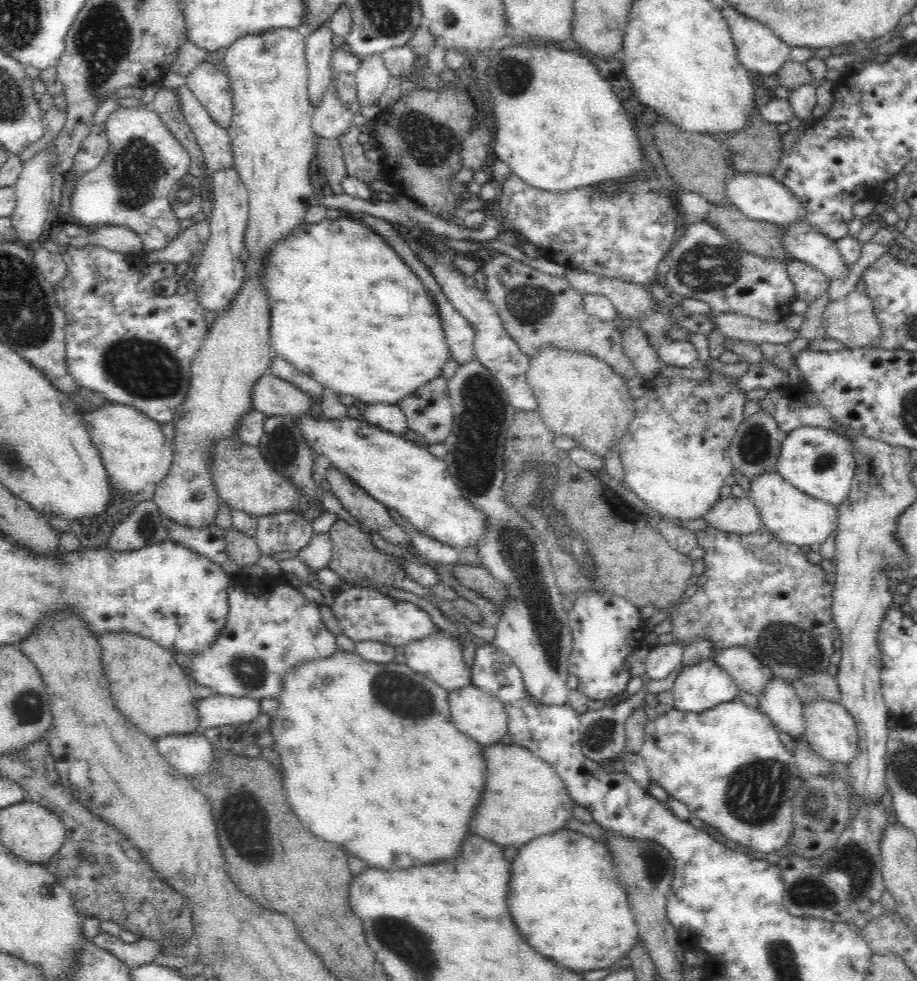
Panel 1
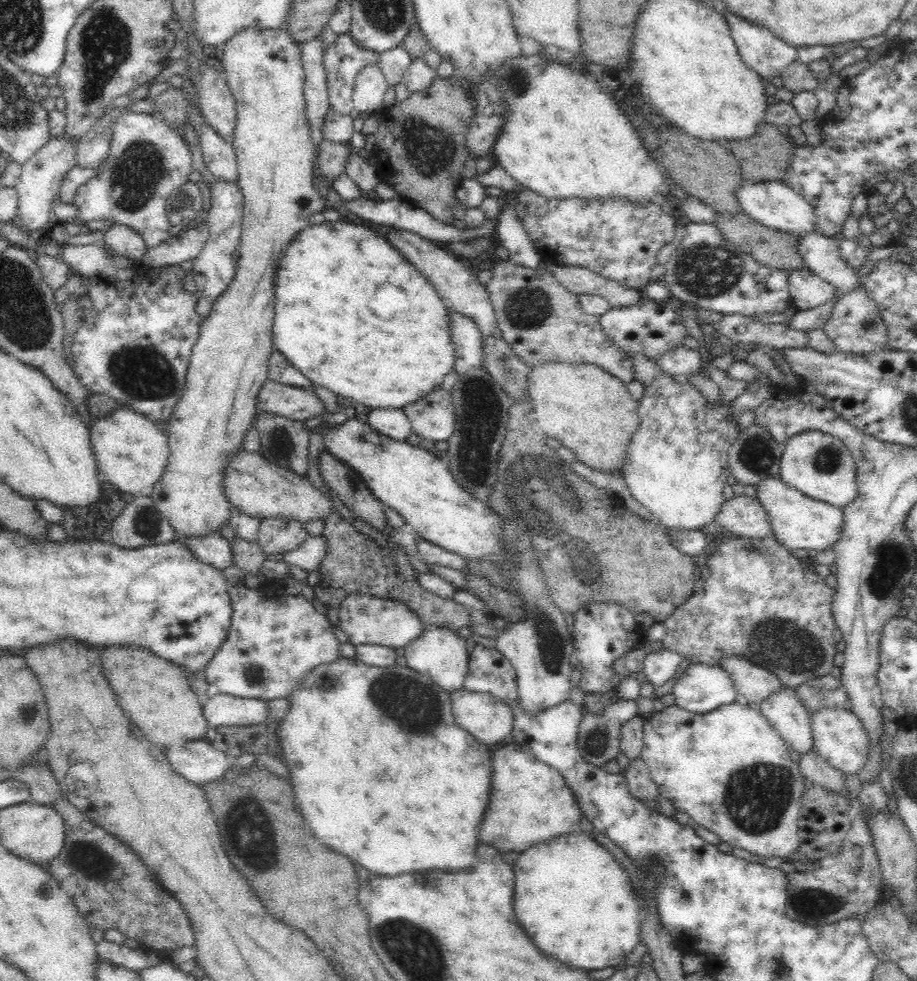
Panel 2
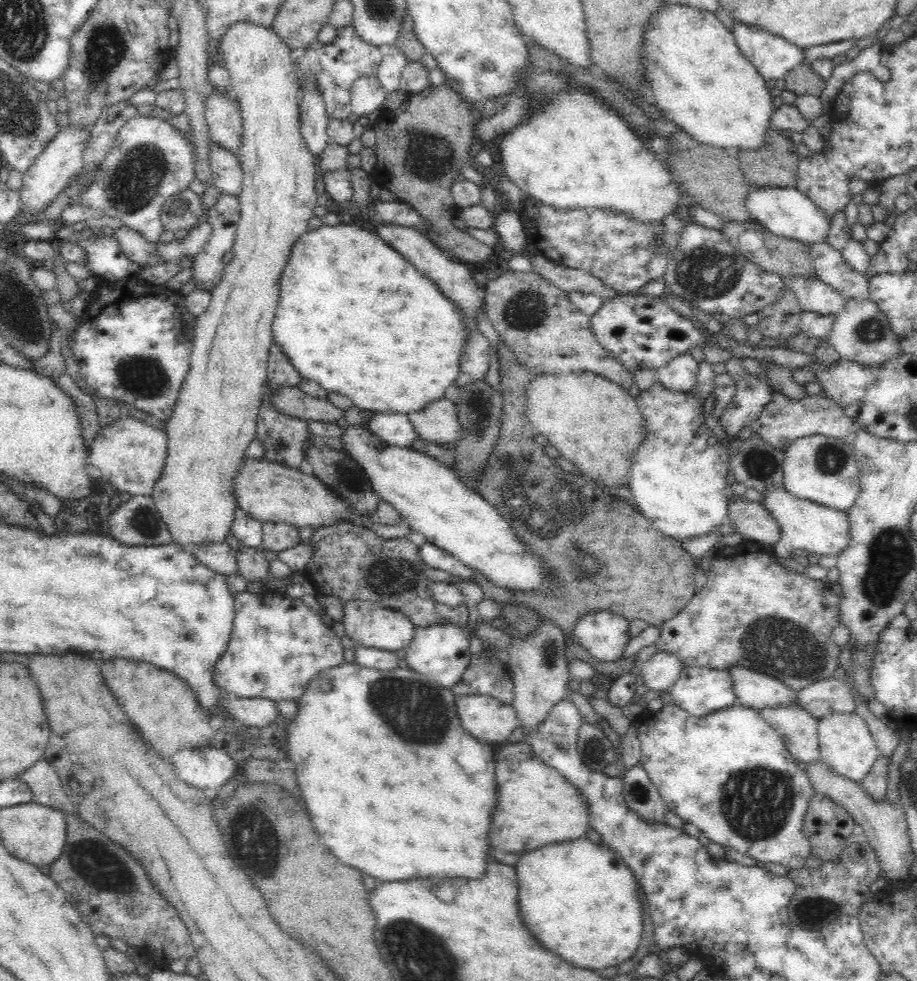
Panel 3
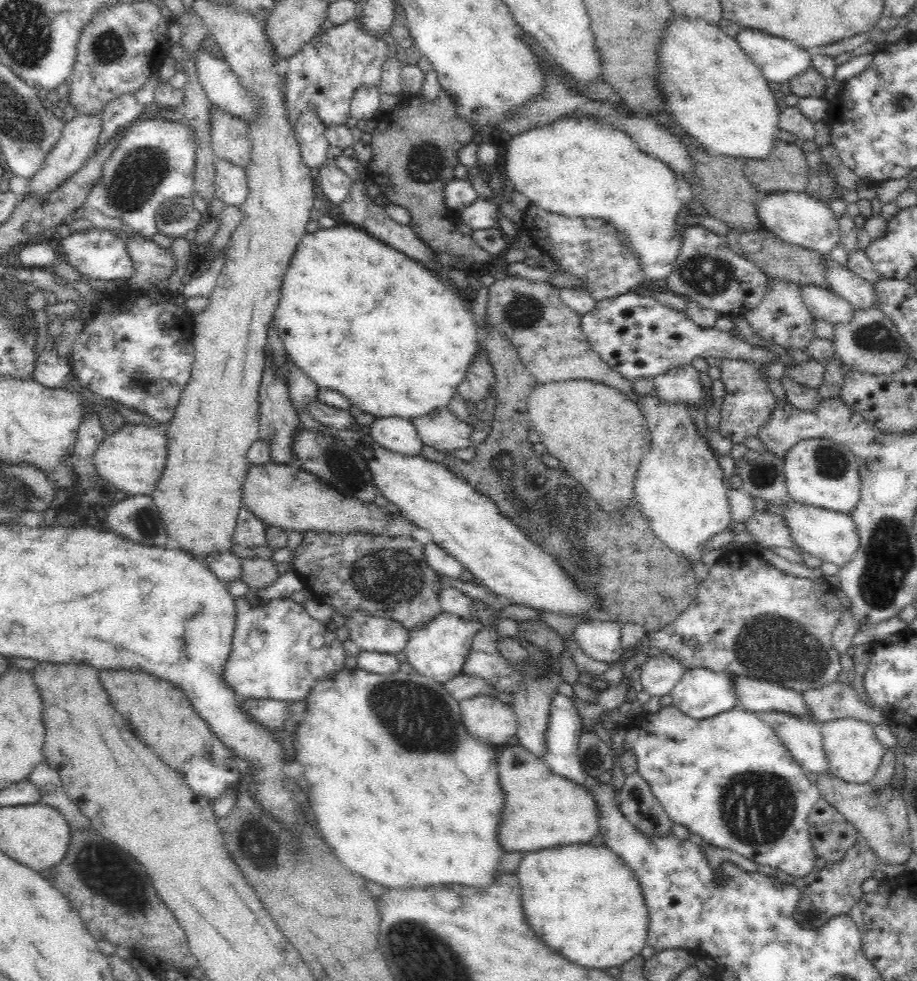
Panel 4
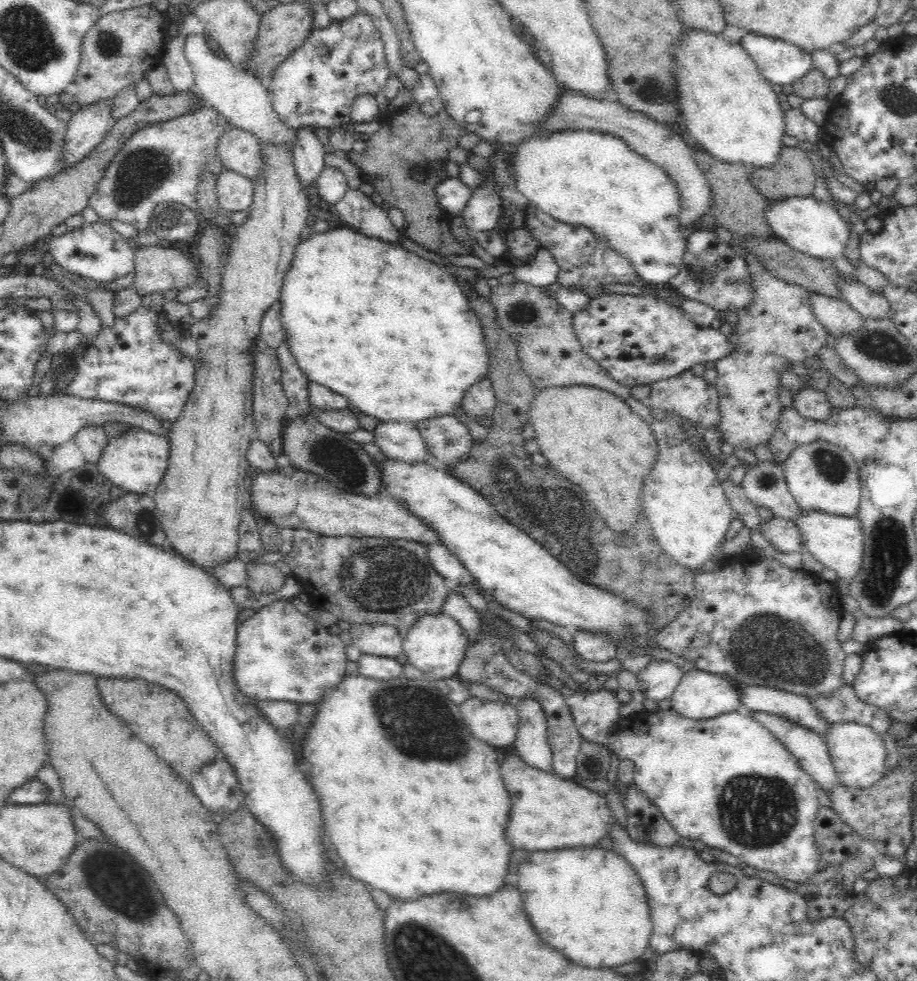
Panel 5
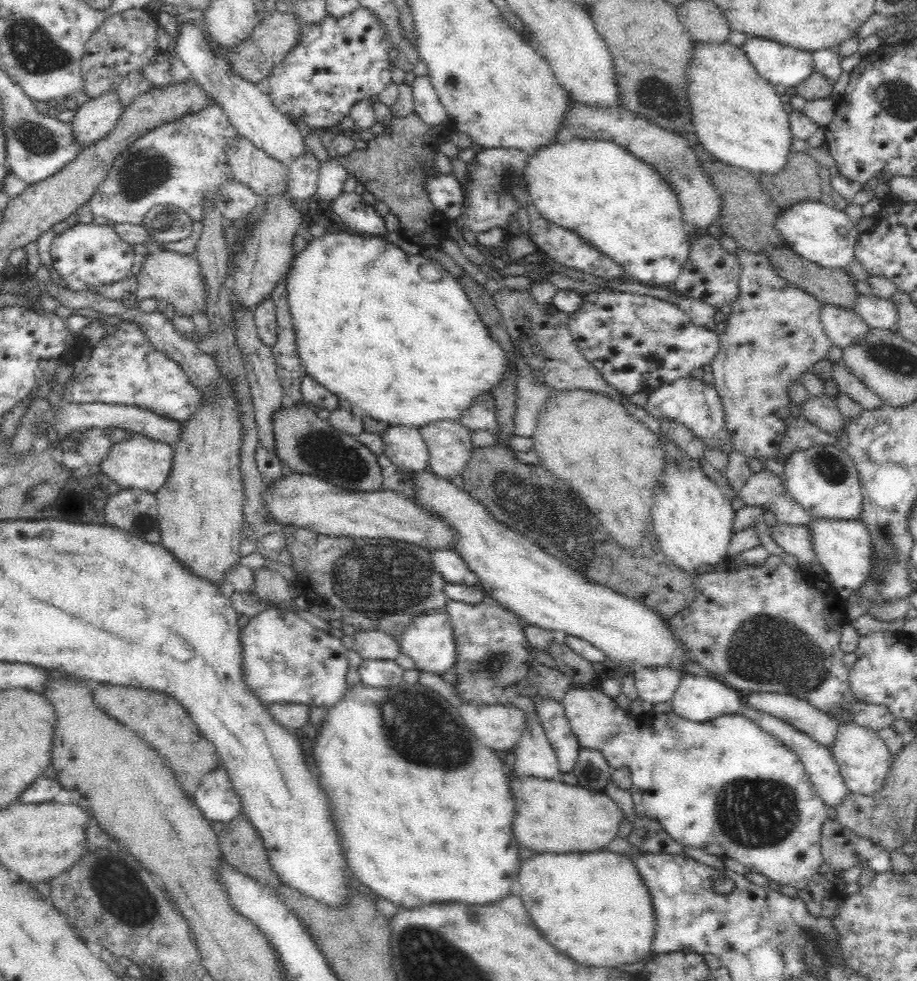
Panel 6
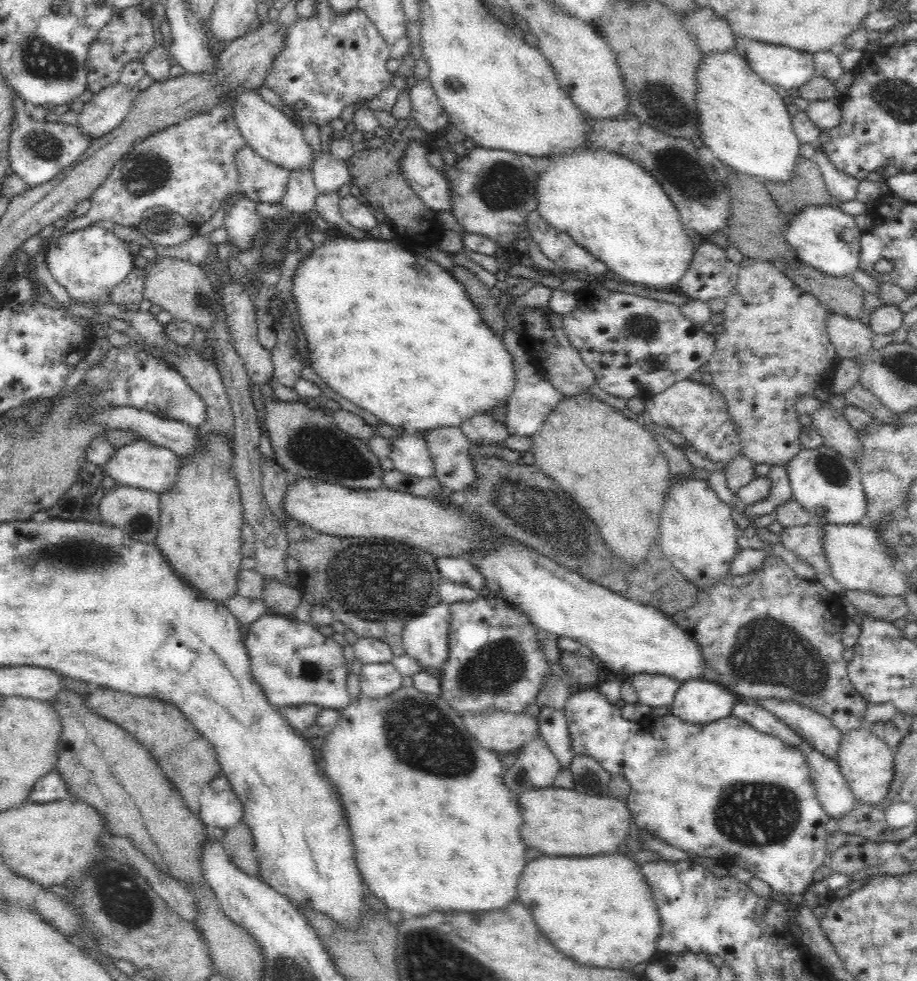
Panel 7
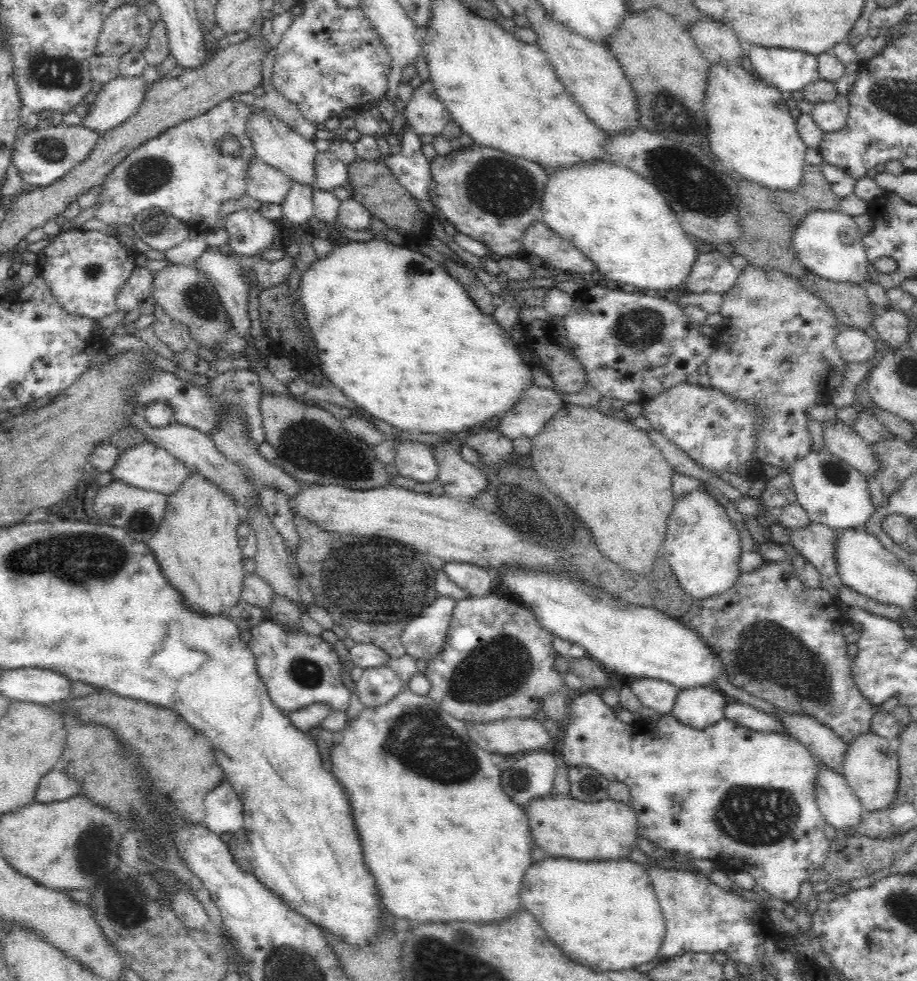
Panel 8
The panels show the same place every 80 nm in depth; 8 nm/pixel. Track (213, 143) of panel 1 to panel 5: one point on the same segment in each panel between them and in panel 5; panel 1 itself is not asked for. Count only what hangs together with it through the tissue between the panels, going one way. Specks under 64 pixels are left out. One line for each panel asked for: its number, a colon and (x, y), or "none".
2: (219, 156)
3: (227, 173)
4: (231, 184)
5: (234, 192)

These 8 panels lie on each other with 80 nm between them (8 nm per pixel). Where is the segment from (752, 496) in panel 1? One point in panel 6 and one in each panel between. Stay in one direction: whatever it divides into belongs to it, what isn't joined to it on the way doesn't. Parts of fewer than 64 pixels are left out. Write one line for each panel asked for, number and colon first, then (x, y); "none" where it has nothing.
2: (799, 522)
3: (805, 525)
4: (832, 536)
5: (838, 542)
6: (844, 548)

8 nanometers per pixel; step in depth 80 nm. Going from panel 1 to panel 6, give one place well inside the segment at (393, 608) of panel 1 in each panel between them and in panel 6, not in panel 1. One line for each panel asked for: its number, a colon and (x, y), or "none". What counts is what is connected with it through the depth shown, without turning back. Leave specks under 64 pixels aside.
2: (367, 620)
3: (369, 625)
4: (370, 633)
5: (383, 640)
6: (371, 645)

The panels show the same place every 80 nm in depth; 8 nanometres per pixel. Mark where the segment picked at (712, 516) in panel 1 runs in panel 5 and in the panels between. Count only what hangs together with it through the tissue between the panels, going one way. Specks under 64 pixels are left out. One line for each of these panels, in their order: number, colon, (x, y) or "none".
2: (743, 516)
3: (753, 520)
4: (770, 529)
5: (783, 534)

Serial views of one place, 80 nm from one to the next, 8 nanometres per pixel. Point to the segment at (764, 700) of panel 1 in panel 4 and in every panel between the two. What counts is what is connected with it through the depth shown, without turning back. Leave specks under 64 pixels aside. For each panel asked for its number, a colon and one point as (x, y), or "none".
2: (784, 711)
3: (797, 728)
4: (802, 737)

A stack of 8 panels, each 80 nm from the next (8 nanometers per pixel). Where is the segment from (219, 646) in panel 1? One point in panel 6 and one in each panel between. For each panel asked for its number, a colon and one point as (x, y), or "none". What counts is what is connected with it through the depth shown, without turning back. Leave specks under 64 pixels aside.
2: (273, 641)
3: (277, 645)
4: (278, 651)
5: (281, 654)
6: (285, 659)

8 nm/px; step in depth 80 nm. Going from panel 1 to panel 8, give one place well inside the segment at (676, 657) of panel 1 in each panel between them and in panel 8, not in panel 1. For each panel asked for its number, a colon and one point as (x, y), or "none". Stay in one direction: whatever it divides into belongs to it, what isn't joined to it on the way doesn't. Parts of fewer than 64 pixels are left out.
2: (658, 667)
3: (660, 671)
4: (659, 674)
5: (657, 681)
6: (654, 685)
7: (655, 691)
8: (660, 696)

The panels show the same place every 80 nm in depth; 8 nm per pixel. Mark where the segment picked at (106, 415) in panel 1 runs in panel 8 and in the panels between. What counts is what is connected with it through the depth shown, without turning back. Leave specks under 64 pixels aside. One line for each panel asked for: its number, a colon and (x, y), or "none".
2: (130, 452)
3: (131, 454)
4: (133, 458)
5: (137, 461)
6: (141, 463)
7: (141, 464)
8: (147, 466)

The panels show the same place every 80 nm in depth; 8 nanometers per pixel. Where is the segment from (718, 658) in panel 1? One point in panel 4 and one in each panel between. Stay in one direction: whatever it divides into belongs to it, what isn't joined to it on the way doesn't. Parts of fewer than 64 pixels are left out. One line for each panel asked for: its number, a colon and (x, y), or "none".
2: (753, 684)
3: (755, 690)
4: (757, 695)

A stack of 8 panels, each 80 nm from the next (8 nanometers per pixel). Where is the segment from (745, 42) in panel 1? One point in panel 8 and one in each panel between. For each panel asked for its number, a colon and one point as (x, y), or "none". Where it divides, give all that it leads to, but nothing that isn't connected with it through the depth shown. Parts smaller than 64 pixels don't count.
2: (761, 50)
3: (774, 57)
4: (779, 60)
5: (780, 62)
6: (780, 64)
7: (777, 65)
8: (786, 69)

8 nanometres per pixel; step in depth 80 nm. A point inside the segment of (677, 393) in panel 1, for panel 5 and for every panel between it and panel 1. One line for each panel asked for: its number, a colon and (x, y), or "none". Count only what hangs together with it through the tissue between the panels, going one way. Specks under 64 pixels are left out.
2: (676, 466)
3: (677, 478)
4: (680, 488)
5: (688, 512)

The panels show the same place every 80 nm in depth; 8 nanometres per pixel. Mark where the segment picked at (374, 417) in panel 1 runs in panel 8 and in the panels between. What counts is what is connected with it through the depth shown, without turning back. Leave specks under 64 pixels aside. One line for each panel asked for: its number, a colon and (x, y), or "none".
2: (393, 423)
3: (394, 429)
4: (397, 435)
5: (403, 442)
6: (404, 446)
7: (410, 454)
8: (414, 460)

